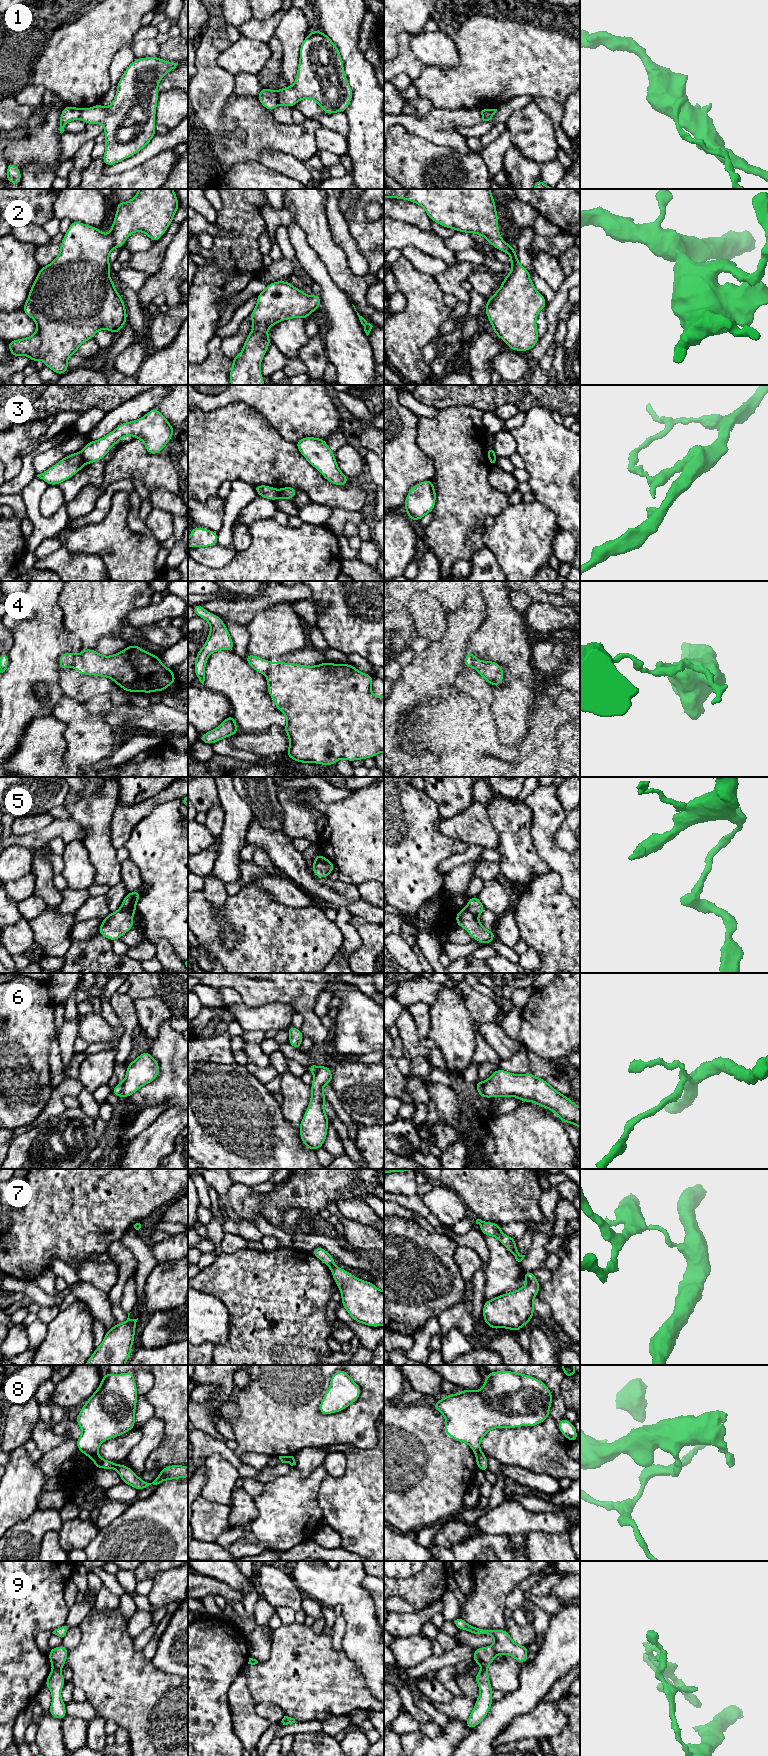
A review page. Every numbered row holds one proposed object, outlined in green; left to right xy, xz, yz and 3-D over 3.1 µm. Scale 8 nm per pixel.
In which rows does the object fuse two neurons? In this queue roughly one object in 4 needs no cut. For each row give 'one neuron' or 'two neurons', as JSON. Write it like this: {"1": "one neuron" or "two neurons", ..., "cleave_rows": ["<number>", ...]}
{"1": "two neurons", "2": "one neuron", "3": "two neurons", "4": "one neuron", "5": "two neurons", "6": "two neurons", "7": "two neurons", "8": "two neurons", "9": "two neurons", "cleave_rows": ["1", "3", "5", "6", "7", "8", "9"]}

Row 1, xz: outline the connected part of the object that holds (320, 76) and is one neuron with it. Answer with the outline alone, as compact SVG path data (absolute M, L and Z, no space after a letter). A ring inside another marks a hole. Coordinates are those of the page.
M311 31L300 46L299 56L294 85L277 91L279 105L293 107L302 99L312 99L325 114L345 112L351 102L353 90L348 84L338 47L322 31Z

